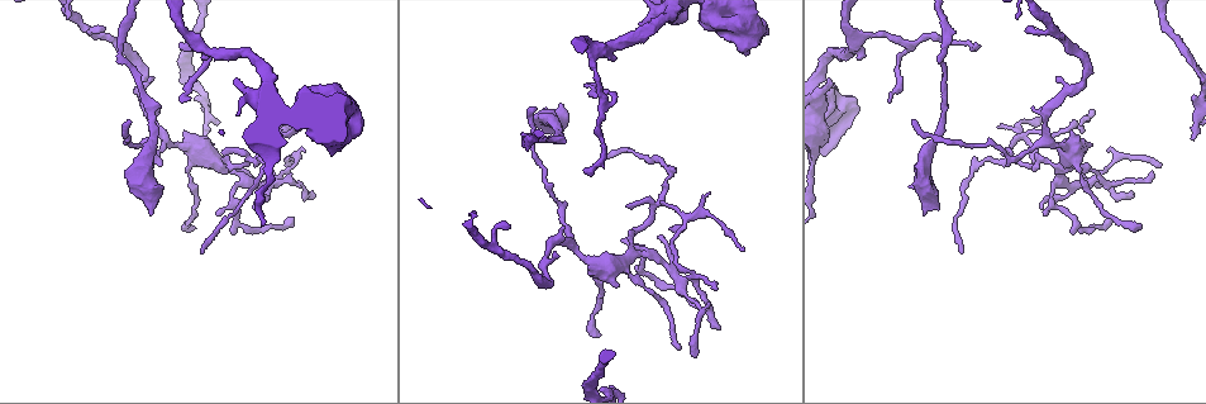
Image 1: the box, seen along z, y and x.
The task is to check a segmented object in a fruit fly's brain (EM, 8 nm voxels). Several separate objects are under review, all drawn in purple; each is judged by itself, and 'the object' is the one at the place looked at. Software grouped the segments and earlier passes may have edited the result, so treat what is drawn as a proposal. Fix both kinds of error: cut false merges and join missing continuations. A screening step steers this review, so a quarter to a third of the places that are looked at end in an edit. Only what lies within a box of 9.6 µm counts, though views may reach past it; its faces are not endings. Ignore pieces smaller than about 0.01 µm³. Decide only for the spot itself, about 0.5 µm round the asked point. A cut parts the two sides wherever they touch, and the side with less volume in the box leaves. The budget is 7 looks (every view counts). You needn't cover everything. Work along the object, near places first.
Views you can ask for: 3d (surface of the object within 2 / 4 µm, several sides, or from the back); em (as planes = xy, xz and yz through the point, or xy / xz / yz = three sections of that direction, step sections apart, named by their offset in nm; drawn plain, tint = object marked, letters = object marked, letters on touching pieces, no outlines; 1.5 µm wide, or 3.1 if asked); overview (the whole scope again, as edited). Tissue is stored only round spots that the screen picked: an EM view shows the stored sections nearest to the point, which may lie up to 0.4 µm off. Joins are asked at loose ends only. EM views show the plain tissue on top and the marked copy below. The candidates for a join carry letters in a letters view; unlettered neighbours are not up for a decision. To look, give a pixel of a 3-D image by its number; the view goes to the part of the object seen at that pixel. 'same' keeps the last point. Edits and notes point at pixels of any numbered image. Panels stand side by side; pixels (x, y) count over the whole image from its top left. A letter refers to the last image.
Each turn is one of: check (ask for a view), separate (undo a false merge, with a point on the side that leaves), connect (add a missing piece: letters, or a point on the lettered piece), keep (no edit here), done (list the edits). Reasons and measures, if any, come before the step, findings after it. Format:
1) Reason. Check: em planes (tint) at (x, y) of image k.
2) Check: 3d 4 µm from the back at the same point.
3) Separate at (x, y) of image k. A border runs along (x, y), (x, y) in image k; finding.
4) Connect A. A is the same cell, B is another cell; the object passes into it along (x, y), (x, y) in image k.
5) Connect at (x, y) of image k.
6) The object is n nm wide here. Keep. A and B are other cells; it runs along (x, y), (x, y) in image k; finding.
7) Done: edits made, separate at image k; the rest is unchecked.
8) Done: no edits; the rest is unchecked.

Two arms in line, one across. Check: 3d 4 µm at (253, 159) of image 1.

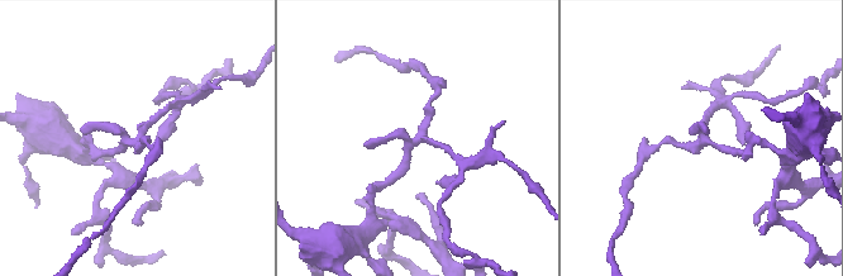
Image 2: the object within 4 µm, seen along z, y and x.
Shape alone is not enough. Check: em planes (tint) at (413, 138) of image 2.

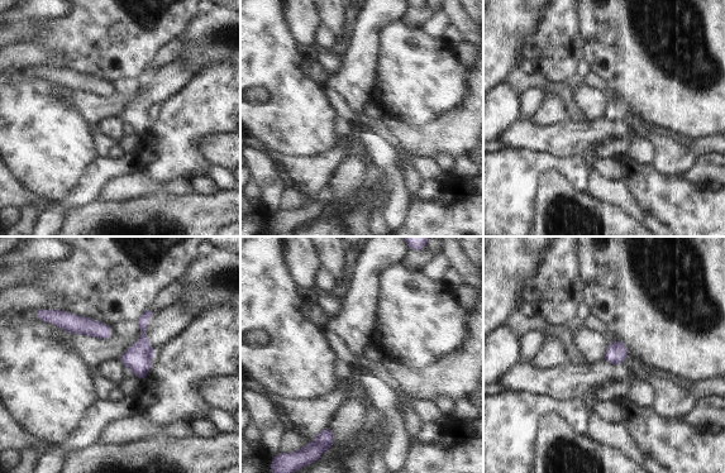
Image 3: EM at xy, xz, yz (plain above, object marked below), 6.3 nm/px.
What lies round it. Check: em planes (letters) at the same point.

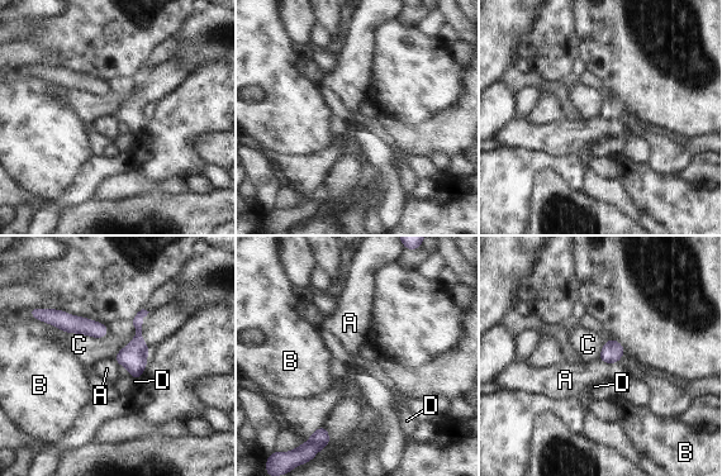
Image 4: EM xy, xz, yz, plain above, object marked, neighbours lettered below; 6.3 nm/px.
The object is 140 nm wide here; the longest contact is with C, 280 nm. Keep. A, B, C and D are other cells; one neuron here.

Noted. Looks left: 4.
Stops while still wide. Check: em planes (tint) at (309, 87) of image 1.

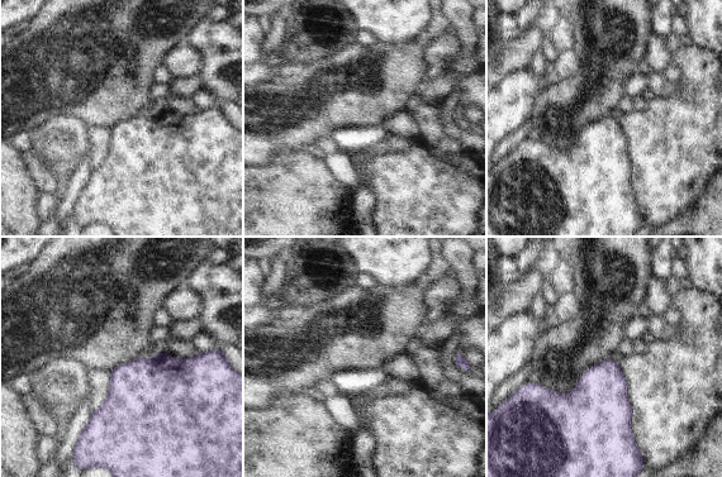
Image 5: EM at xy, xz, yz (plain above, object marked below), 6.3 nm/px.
What lies round it. Check: em planes (letters) at the same point.

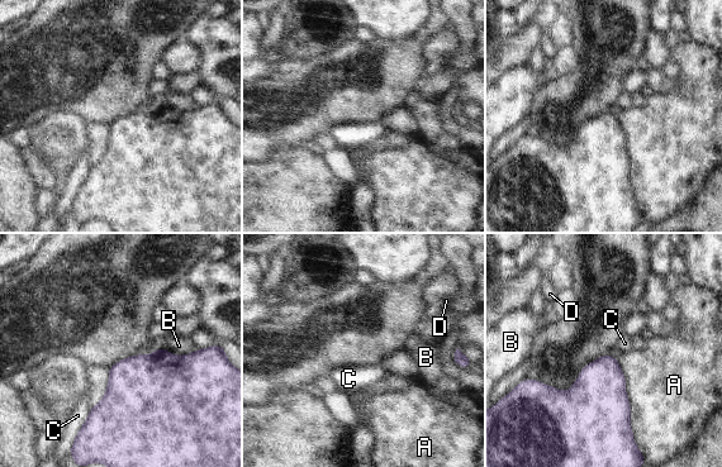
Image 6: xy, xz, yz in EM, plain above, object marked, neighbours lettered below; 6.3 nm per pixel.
The longest contact is with A, 550 nm. Keep. A, B, C and D are other cells; a border runs along (90, 408), (75, 438) in image 6; no lettered piece goes on from it.

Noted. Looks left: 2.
Branch stops here. Check: 3d 2 µm at (556, 253) of image 1.

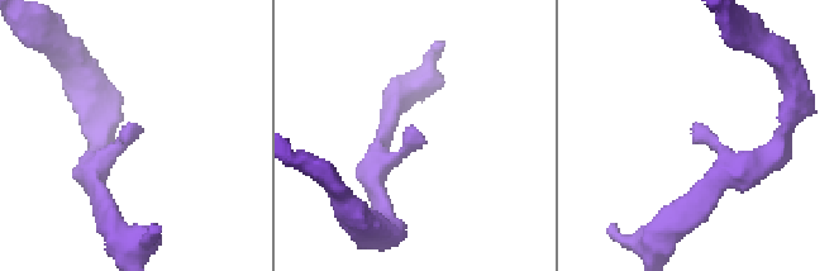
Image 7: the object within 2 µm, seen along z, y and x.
Check: em xy step 4 (letters) at (697, 124) of image 7.

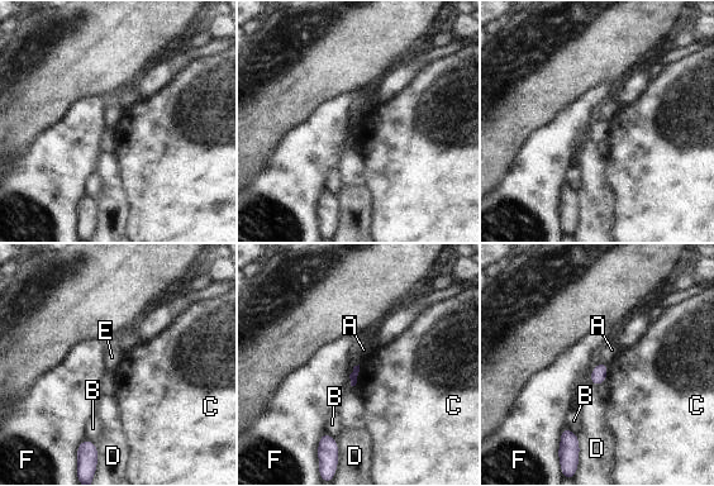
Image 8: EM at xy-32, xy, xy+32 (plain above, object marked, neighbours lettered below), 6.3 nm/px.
The longest contact is with C, 140 nm. Keep. A, B, C, D, E and F are other cells; a border runs along (599, 361), (607, 363) in image 8; no lettered piece goes on from it.

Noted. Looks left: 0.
Done: no edits; the rest is unchecked.

